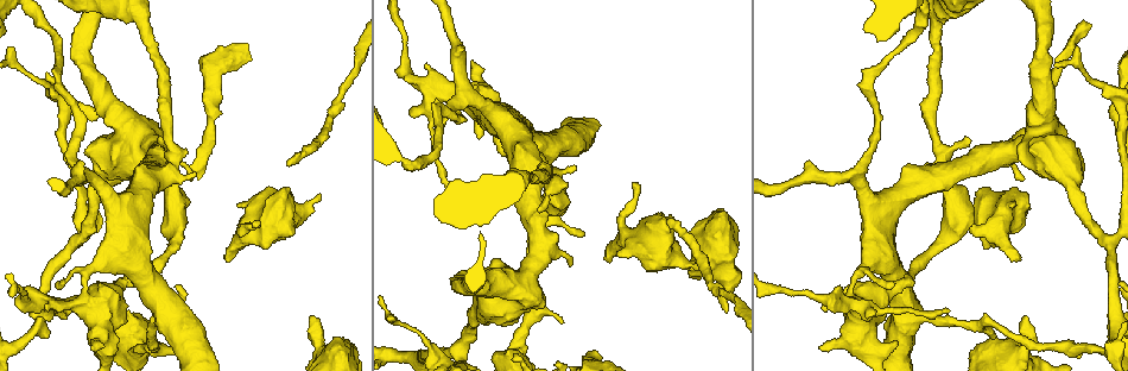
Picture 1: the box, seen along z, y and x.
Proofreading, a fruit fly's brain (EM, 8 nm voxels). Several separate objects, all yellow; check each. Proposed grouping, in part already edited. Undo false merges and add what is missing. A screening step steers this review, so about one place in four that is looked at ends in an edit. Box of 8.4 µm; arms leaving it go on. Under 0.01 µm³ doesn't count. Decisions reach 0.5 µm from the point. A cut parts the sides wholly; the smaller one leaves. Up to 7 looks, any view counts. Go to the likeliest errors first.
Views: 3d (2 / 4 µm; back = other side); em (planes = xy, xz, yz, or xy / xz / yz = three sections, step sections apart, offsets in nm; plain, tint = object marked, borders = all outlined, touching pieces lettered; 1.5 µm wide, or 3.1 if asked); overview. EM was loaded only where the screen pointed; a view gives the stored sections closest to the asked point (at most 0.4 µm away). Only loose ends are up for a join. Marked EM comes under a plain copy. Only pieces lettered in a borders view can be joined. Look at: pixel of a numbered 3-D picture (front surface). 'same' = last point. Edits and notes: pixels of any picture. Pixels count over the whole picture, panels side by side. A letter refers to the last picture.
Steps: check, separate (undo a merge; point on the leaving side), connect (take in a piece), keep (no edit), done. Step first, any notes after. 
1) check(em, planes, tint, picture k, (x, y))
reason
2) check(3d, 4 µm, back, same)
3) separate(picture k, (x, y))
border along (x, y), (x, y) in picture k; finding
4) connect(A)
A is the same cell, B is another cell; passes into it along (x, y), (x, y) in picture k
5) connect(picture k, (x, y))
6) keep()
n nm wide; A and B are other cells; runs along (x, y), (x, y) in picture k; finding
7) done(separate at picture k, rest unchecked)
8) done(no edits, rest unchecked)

check(em, planes, tint, picture 1, (666, 220))
an open end

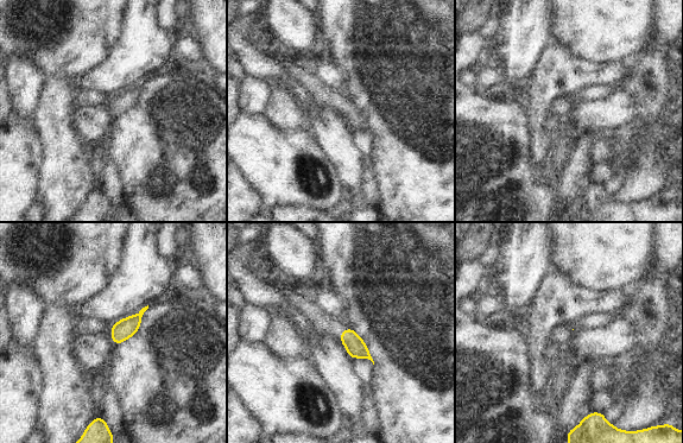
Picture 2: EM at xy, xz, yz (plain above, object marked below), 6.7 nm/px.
check(em, planes, borders, same)

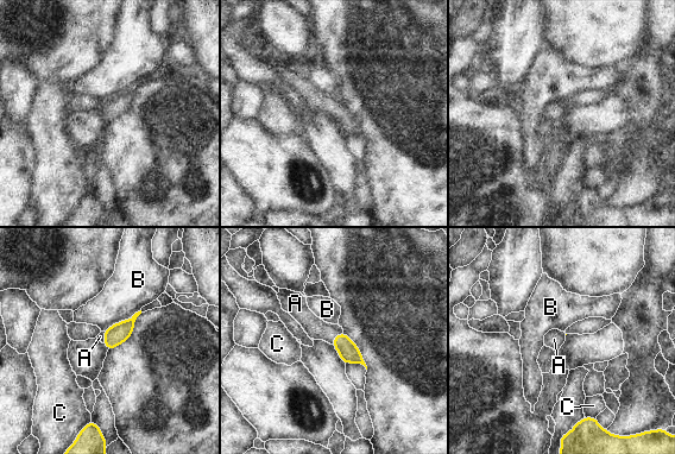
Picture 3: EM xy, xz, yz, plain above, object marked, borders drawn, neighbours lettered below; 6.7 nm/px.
connect(A)
A is the same cell, B and C are other cells; passes into it along (347, 350), (336, 336), (316, 328) in picture 3; it goes on there

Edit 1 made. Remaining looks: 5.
check(3d, 4 µm, picture 1, (76, 239))
sharp bend

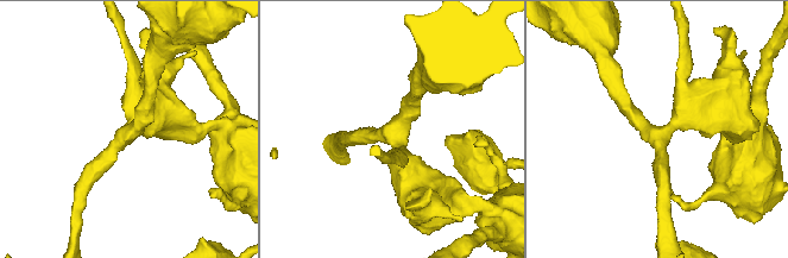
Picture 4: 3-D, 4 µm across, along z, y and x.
check(em, xy, step 4, tint, picture 4, (654, 131))
need the tissue

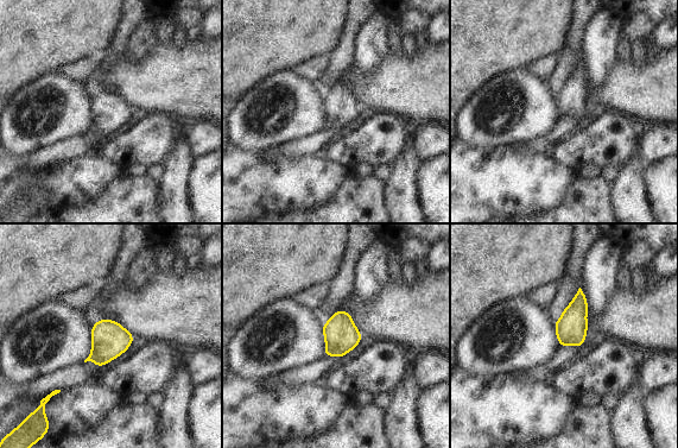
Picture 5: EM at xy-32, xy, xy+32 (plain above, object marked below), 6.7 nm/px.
check(em, xy, step 4, borders, same)

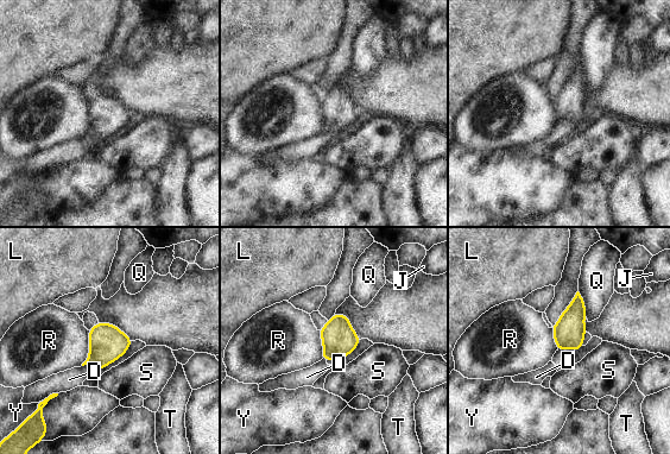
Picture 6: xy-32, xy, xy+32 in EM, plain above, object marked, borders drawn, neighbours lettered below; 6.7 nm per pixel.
keep()
R touches over 240 nm; D, J, L, Q, R, S, T and Y are other cells; border along (89, 330), (89, 357), (81, 365) in picture 6; one cell here

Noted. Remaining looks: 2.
done(connect at picture 3, rest unchecked)

